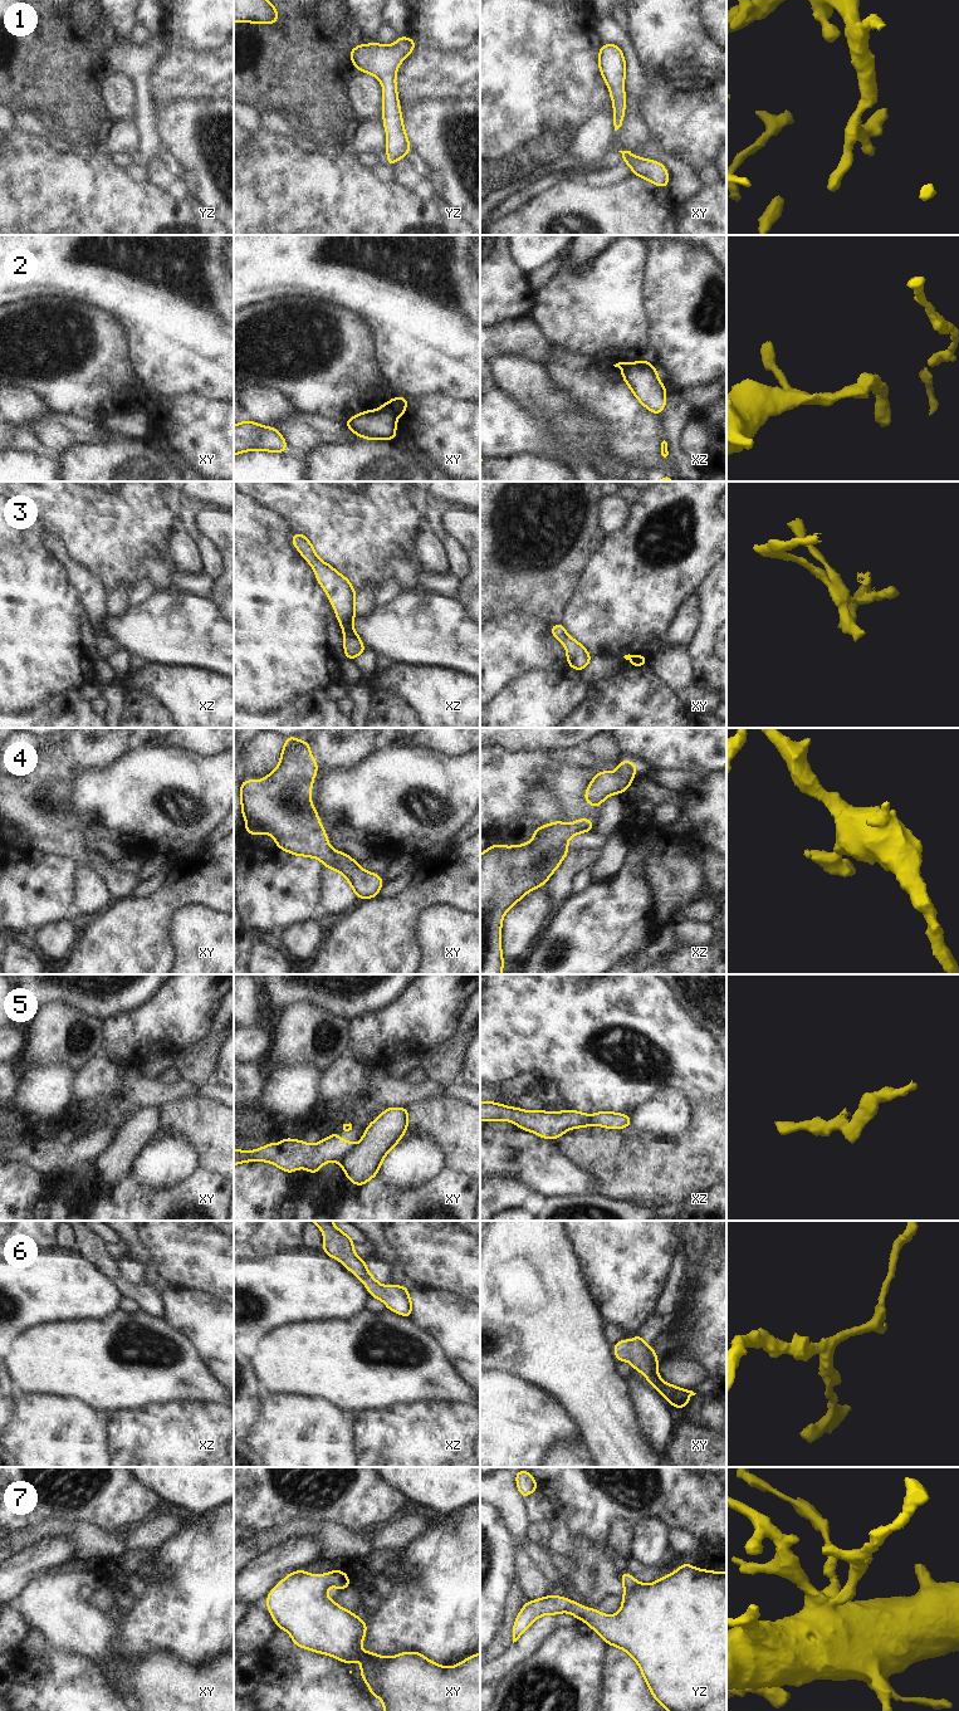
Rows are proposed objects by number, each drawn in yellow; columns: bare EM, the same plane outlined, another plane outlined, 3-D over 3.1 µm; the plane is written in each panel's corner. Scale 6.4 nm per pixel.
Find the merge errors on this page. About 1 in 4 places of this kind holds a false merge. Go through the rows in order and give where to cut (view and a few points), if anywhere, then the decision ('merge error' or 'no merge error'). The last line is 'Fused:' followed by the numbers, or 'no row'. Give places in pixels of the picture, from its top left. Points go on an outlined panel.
1: cut none; no merge error
2: cut xy (380, 409), (386, 409), (397, 416); merge error
3: cut none; no merge error
4: cut none; no merge error
5: cut xy (355, 1147), (339, 1162); merge error
6: cut none; no merge error
7: cut none; no merge error
Fused: 2, 5

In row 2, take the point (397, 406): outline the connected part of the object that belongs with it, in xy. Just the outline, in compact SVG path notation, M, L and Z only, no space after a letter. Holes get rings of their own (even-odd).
M405 396L393 397L387 404L382 404L380 406L380 410L387 410L396 416L401 416L406 414L407 401L408 399Z

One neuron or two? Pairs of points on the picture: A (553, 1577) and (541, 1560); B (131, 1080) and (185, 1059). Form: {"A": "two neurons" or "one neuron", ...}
{"A": "one neuron", "B": "two neurons"}

